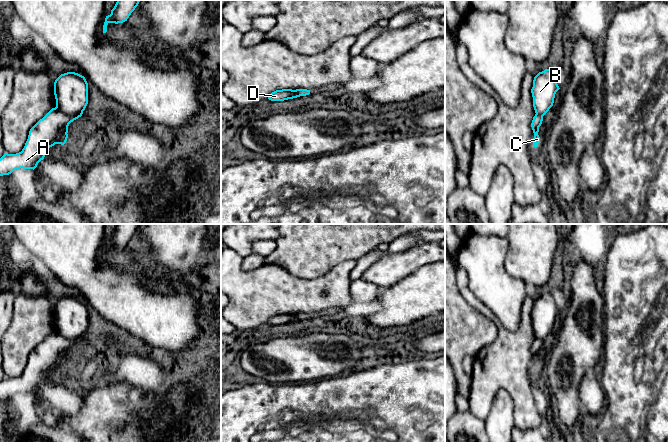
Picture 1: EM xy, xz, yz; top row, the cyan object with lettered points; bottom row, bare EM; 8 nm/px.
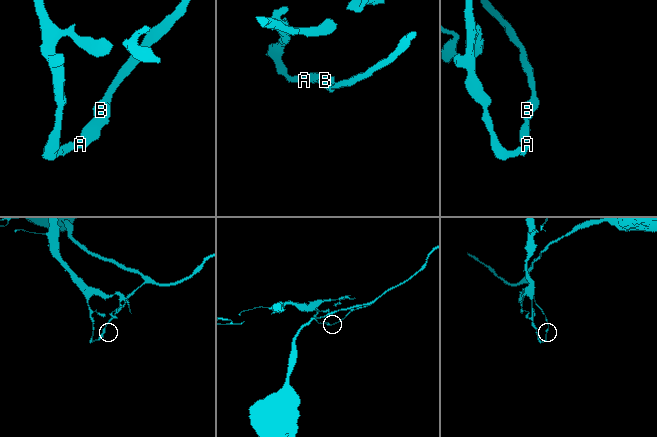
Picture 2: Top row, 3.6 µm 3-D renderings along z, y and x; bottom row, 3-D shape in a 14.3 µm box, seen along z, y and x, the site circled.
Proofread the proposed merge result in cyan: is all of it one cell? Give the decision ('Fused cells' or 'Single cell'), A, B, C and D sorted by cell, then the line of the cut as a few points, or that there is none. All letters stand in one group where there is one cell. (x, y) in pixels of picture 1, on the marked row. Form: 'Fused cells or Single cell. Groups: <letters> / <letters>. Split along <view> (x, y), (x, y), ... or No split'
Fused cells. Groups: A C D / B. Split along xy (56, 106), (67, 114), (82, 112)

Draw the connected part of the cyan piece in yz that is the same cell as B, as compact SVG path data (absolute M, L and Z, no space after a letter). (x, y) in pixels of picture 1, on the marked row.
M545 69L534 77L531 93L536 114L544 116L549 111L559 89L551 69Z

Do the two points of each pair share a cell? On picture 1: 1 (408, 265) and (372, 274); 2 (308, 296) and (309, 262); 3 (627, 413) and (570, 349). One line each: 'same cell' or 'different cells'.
1: same cell
2: different cells
3: different cells

